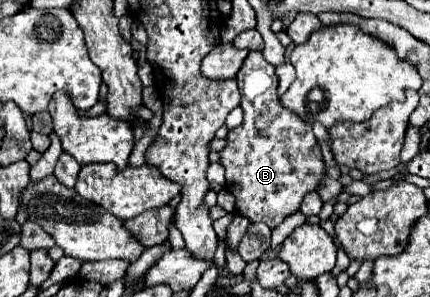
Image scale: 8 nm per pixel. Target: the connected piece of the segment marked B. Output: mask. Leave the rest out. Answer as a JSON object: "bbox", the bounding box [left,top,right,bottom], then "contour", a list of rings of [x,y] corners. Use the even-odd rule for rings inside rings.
{"bbox":[219,51,327,229],"contour":[[[261,51],[247,55],[237,73],[237,83],[245,117],[239,127],[229,131],[219,163],[225,167],[227,189],[235,195],[237,213],[251,223],[265,223],[275,229],[299,211],[307,193],[321,189],[327,177],[321,147],[309,123],[281,107],[275,67],[265,61]]]}

